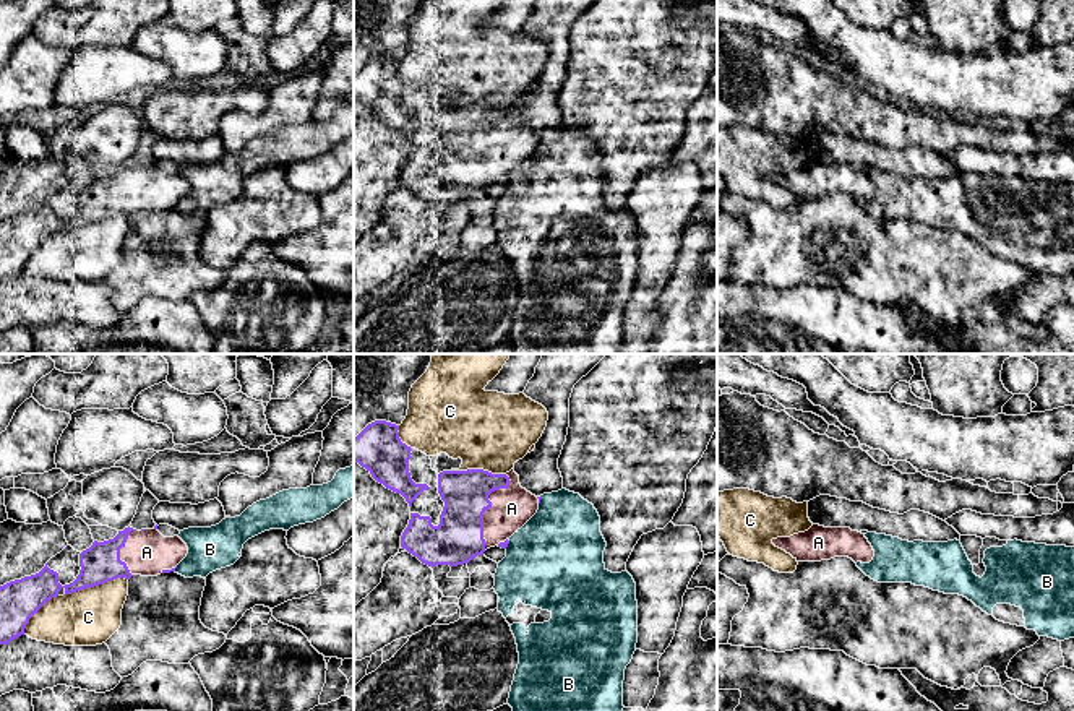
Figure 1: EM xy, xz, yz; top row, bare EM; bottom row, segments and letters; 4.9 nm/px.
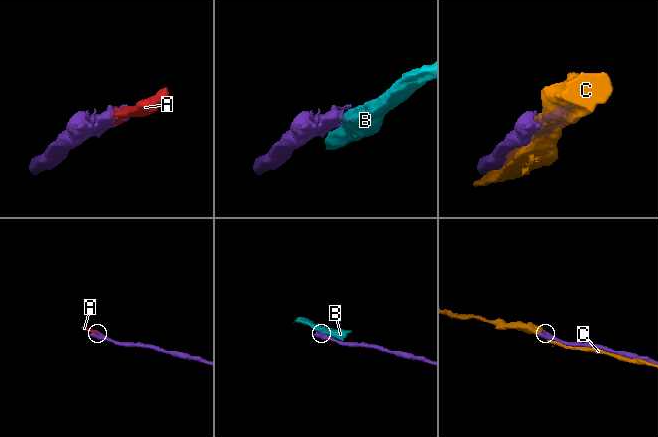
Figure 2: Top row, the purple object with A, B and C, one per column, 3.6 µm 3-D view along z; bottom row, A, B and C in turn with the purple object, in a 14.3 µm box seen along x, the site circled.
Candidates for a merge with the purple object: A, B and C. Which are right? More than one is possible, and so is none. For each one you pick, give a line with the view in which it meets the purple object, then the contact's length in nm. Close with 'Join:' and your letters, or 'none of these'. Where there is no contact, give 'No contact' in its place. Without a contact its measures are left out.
A: Touches purple in xz. Shared border 400 nm
Join: A

